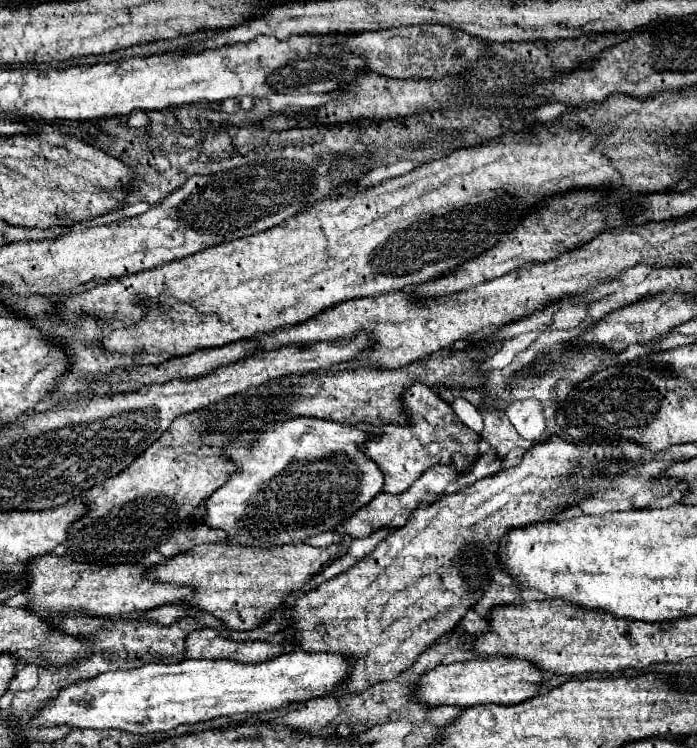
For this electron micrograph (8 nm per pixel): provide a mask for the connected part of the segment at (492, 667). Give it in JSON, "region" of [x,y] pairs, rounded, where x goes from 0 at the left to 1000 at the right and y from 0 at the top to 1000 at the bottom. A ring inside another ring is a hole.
{"region":[[[684,877],[670,885],[656,885],[644,890],[627,890],[615,896],[601,909],[601,920],[595,925],[595,933],[601,939],[633,944],[633,941],[650,941],[650,944],[684,944],[684,941],[745,941],[759,933],[765,933],[779,912],[779,898],[773,893],[762,893],[756,882],[733,882],[733,880],[693,880]]]}

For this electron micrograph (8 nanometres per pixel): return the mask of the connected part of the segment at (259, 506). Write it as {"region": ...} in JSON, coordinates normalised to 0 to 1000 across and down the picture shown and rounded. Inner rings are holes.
{"region":[[[406,559],[380,567],[369,578],[349,578],[337,594],[326,599],[326,610],[346,623],[346,631],[334,634],[311,658],[297,666],[294,701],[323,709],[329,714],[326,727],[366,727],[369,733],[429,727],[449,714],[478,709],[509,682],[529,674],[549,652],[549,631],[518,602],[518,594],[527,591],[527,583],[535,580],[538,578],[527,578],[521,570],[498,570],[458,559]]]}

